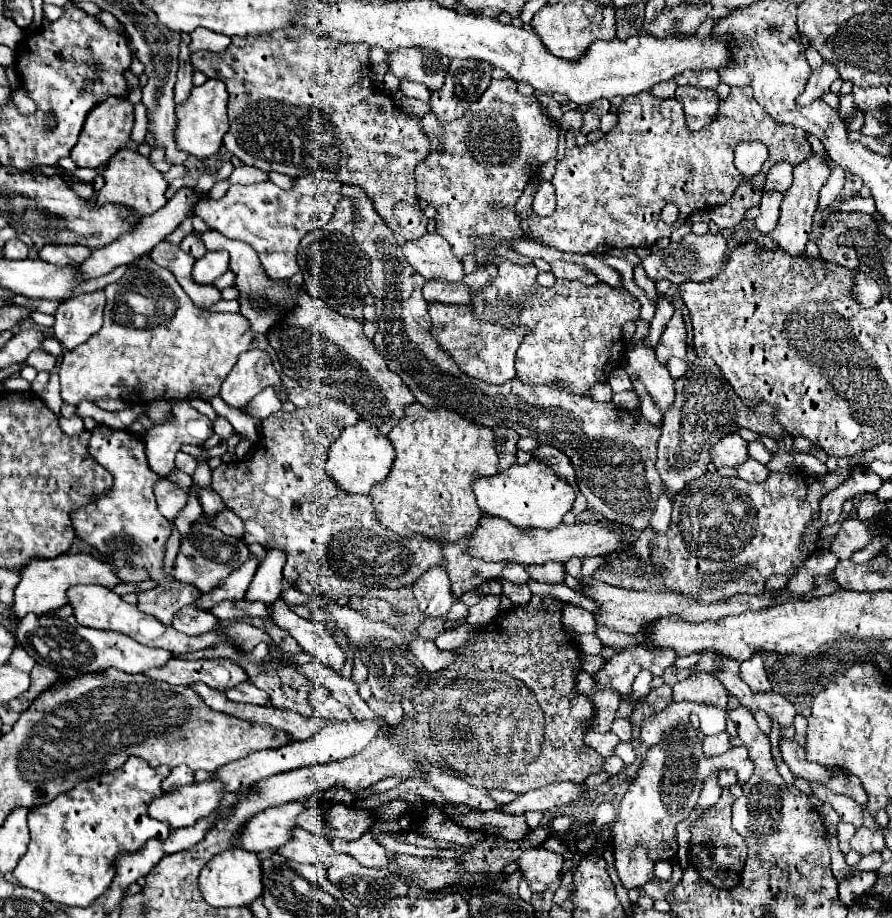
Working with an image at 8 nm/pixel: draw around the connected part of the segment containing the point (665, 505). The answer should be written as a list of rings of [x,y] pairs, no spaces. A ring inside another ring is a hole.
[[[662,483],[662,495],[658,499],[658,507],[650,519],[654,531],[666,531],[666,527],[670,525],[670,513],[672,513],[672,501],[666,495],[666,485]]]

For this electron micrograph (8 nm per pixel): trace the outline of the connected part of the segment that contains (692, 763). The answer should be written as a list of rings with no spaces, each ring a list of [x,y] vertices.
[[[680,723],[678,731],[672,731],[656,747],[650,747],[636,771],[634,781],[630,783],[616,819],[608,825],[616,871],[626,889],[642,887],[654,879],[654,865],[660,859],[672,859],[678,851],[676,845],[676,825],[684,821],[694,809],[702,783],[708,775],[722,769],[728,761],[730,769],[738,771],[738,781],[744,783],[752,775],[752,763],[748,749],[744,745],[730,749],[720,757],[706,757],[702,753],[702,743],[696,739],[698,733],[692,723]]]

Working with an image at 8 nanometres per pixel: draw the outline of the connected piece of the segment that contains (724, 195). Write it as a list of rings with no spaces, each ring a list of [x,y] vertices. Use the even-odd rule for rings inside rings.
[[[732,87],[730,95],[720,101],[716,119],[702,131],[686,129],[682,105],[676,99],[656,99],[650,91],[632,95],[618,107],[616,127],[600,141],[566,149],[566,155],[556,163],[556,173],[552,177],[558,201],[556,211],[552,217],[538,217],[532,213],[528,219],[528,235],[544,245],[568,253],[594,253],[598,245],[612,245],[618,249],[652,247],[658,239],[670,237],[670,233],[680,227],[694,211],[722,205],[732,197],[734,189],[744,181],[744,175],[734,167],[734,147],[742,141],[762,141],[768,147],[766,163],[762,165],[760,173],[752,177],[752,185],[756,189],[764,187],[766,173],[774,163],[786,161],[796,167],[806,159],[806,155],[812,153],[806,133],[796,127],[774,123],[774,119],[762,111],[750,87]],[[666,203],[674,203],[680,209],[678,221],[674,225],[666,225],[660,219],[660,211]]]

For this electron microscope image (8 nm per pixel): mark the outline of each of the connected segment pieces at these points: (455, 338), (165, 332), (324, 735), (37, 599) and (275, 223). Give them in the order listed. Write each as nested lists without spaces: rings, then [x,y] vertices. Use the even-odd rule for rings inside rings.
[[[430,303],[428,315],[432,321],[430,335],[438,341],[438,345],[456,361],[458,369],[474,379],[502,385],[516,377],[516,349],[530,331],[524,325],[518,327],[502,327],[496,323],[488,323],[478,319],[470,305],[446,305],[446,303]]]
[[[150,257],[136,259],[128,269],[130,271],[126,271],[120,281],[104,289],[108,301],[102,329],[86,343],[64,353],[60,385],[66,403],[78,405],[82,399],[96,401],[100,397],[120,397],[122,401],[135,397],[141,404],[156,399],[208,399],[216,395],[216,379],[224,379],[224,375],[230,373],[240,353],[262,347],[262,351],[272,357],[288,395],[292,389],[296,391],[296,395],[290,395],[290,401],[296,407],[310,405],[310,391],[302,389],[298,383],[290,387],[290,377],[280,371],[278,357],[266,337],[256,333],[240,313],[196,309],[174,275],[156,265]],[[134,299],[142,299],[144,305],[134,305]]]
[[[346,721],[346,723],[330,723],[328,727],[320,729],[312,739],[308,741],[292,741],[280,749],[266,749],[266,751],[256,751],[250,753],[238,761],[232,761],[224,767],[220,767],[218,771],[210,773],[210,771],[198,771],[196,773],[196,781],[222,781],[224,783],[224,791],[226,793],[236,793],[240,789],[250,787],[252,783],[278,775],[278,773],[286,773],[292,769],[300,769],[306,765],[318,765],[330,763],[330,761],[338,761],[338,759],[346,759],[350,755],[356,755],[358,751],[362,751],[362,747],[366,747],[376,733],[382,729],[382,723],[376,721]]]
[[[64,553],[64,555],[58,555],[56,559],[32,559],[20,571],[20,577],[22,579],[14,591],[14,595],[16,595],[14,605],[8,607],[10,619],[20,619],[26,613],[36,613],[36,615],[54,613],[56,609],[60,609],[68,603],[66,591],[74,585],[102,585],[102,587],[114,589],[118,583],[122,583],[122,579],[116,575],[116,567],[112,563],[96,559],[86,553]]]
[[[310,177],[296,179],[290,191],[280,189],[272,181],[246,187],[232,185],[222,199],[200,201],[194,213],[202,217],[208,227],[220,231],[228,239],[248,243],[258,253],[262,267],[266,267],[266,273],[272,279],[290,279],[298,273],[296,247],[300,239],[330,221],[338,201],[342,199],[340,187],[338,181],[312,183]]]

